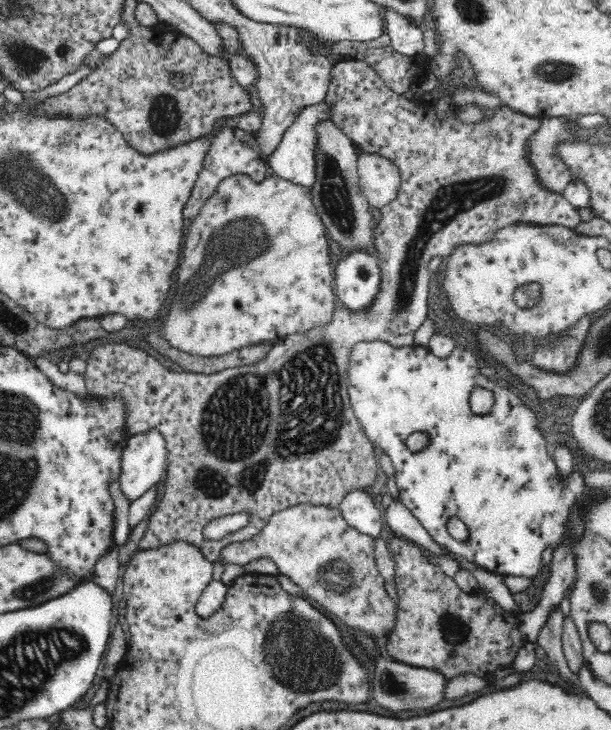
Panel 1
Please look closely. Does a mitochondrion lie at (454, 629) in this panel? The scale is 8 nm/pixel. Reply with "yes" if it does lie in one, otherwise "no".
yes

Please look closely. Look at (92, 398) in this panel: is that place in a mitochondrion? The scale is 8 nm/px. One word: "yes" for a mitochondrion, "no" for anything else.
no

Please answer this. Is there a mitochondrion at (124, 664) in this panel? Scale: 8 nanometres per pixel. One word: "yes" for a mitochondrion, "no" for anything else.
no

